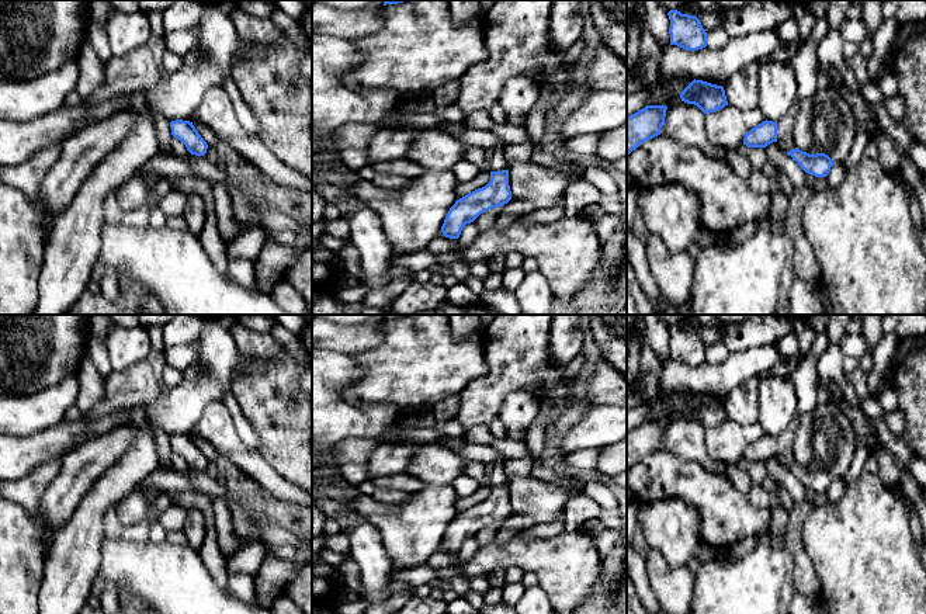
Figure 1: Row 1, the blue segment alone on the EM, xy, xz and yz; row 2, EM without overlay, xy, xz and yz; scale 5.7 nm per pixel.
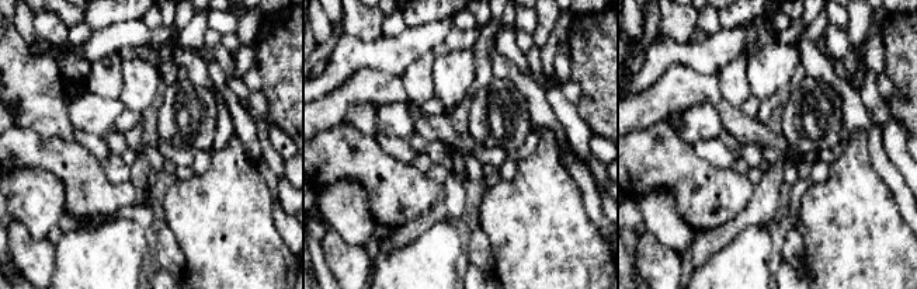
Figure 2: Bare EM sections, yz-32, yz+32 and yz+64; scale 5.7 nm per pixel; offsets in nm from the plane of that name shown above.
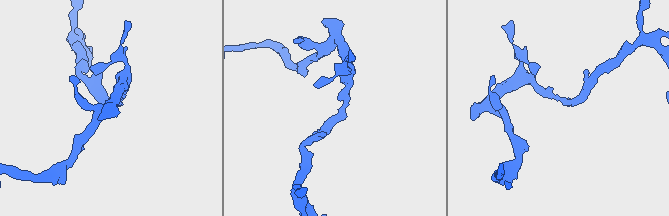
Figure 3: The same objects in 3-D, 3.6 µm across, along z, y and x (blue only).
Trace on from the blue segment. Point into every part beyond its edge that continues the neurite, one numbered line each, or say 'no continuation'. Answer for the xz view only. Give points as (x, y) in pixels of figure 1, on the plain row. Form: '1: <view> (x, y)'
no continuation

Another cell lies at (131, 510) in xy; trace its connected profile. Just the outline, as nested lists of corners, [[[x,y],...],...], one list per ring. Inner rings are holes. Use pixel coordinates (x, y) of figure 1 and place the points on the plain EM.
[[[138,490],[115,504],[117,516],[125,528],[139,524],[148,513],[148,502]]]

